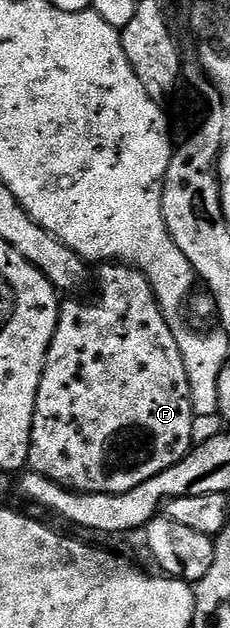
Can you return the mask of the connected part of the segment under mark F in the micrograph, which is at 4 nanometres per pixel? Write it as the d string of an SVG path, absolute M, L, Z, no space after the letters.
M104 264L99 267L99 270L100 299L98 299L97 302L76 302L80 300L68 300L68 302L65 301L63 305L61 305L56 331L54 332L52 343L48 349L48 355L46 356L42 380L38 384L38 396L36 397L36 407L34 408L34 424L32 425L32 447L30 448L30 456L28 457L28 466L31 467L35 473L46 476L50 480L57 482L58 485L64 486L67 490L75 490L77 494L121 494L122 492L130 492L130 488L138 488L138 484L150 480L150 476L158 476L158 472L166 472L166 468L178 464L194 445L194 439L192 439L192 422L194 423L194 415L192 413L192 397L190 396L190 380L186 376L186 364L182 364L182 352L178 352L178 340L174 340L174 332L170 328L166 316L161 312L160 305L156 303L156 293L150 284L150 280L144 278L142 271L123 264Z

